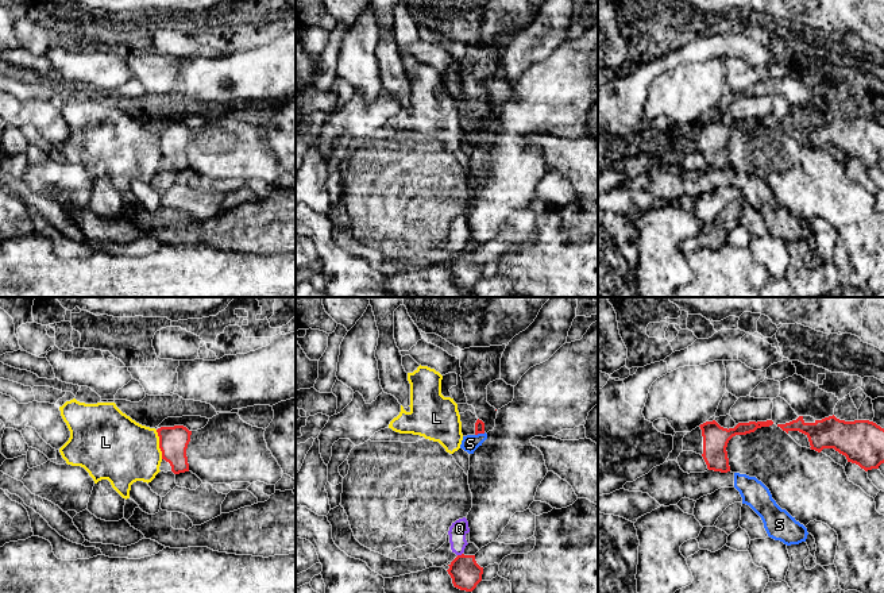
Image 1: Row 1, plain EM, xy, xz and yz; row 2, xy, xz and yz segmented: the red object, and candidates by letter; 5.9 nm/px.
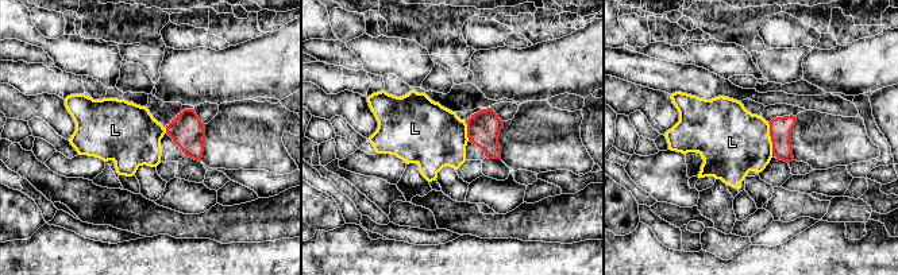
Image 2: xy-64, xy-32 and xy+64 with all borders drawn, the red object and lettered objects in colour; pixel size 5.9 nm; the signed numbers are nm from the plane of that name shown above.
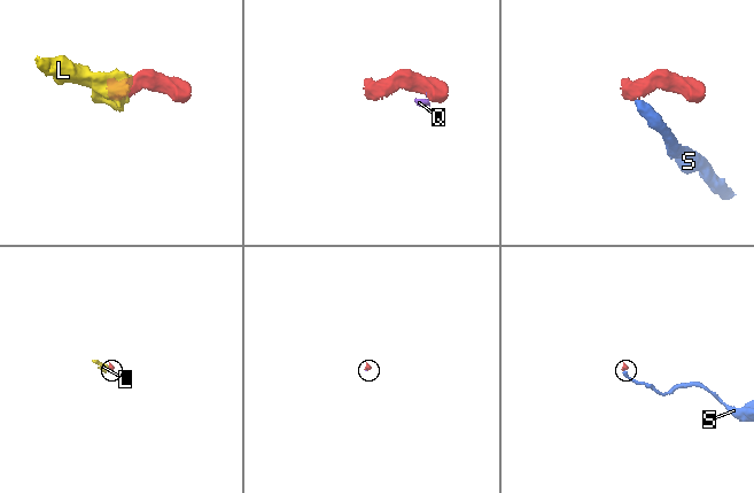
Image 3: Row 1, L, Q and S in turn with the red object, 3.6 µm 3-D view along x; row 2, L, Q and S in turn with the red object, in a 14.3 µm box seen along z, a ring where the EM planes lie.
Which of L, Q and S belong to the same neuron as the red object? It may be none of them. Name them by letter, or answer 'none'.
none

